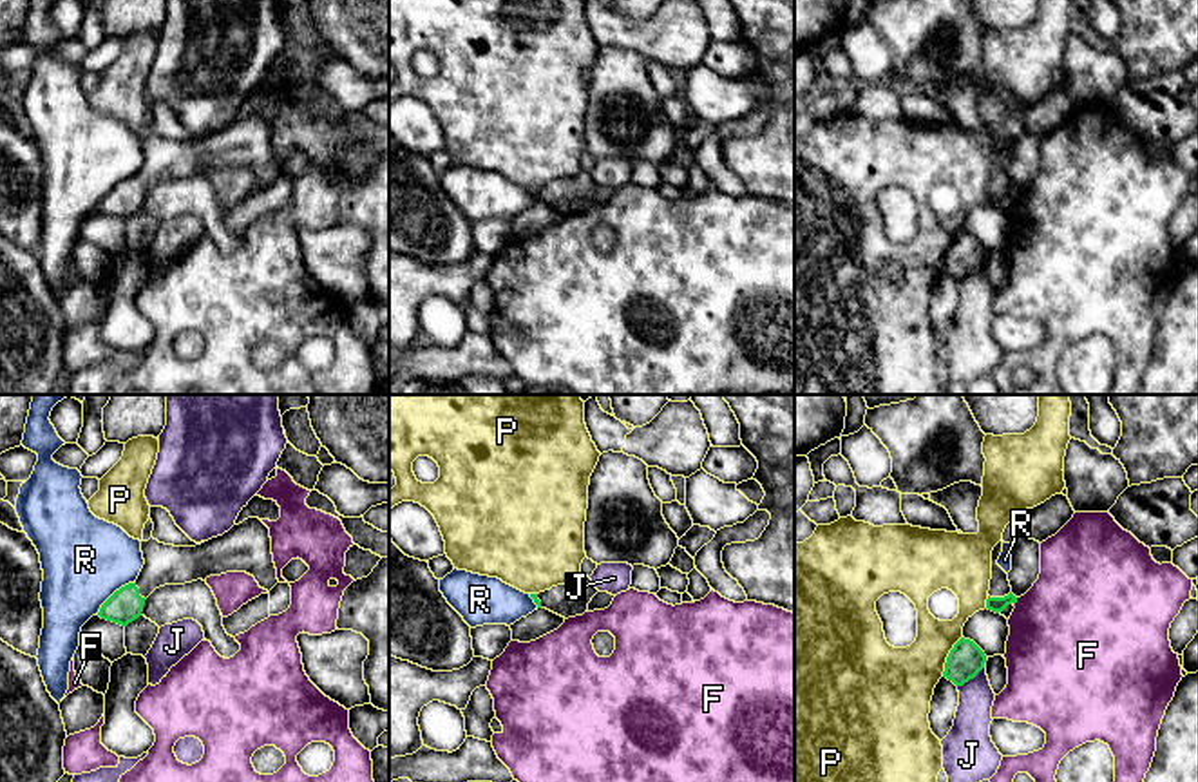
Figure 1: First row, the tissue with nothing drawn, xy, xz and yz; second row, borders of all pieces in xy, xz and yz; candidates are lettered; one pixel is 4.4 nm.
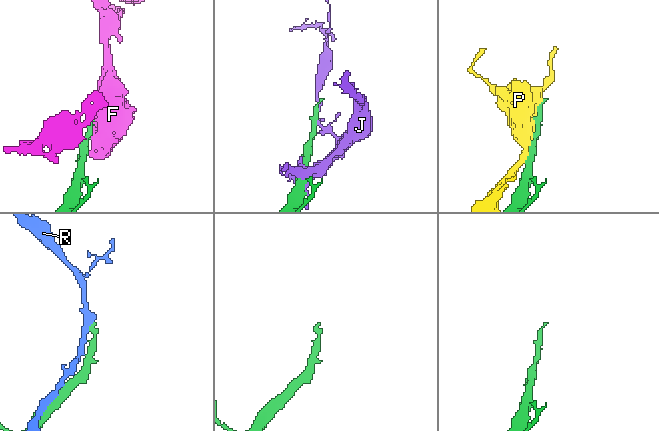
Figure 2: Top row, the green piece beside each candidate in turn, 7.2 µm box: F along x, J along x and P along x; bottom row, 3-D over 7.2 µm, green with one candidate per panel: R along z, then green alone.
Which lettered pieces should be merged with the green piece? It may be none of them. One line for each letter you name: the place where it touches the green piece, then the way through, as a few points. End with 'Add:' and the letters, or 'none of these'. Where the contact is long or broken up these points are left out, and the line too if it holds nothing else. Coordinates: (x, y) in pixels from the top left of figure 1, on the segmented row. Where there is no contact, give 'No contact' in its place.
Add: none of these

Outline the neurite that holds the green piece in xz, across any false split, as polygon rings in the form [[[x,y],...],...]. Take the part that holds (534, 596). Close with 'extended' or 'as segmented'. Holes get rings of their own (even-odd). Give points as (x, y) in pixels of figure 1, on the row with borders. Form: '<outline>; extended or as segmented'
[[[579,576],[572,583],[552,586],[550,590],[530,594],[537,608],[547,608],[565,619],[588,612],[588,603],[599,590],[588,576]]]; extended

